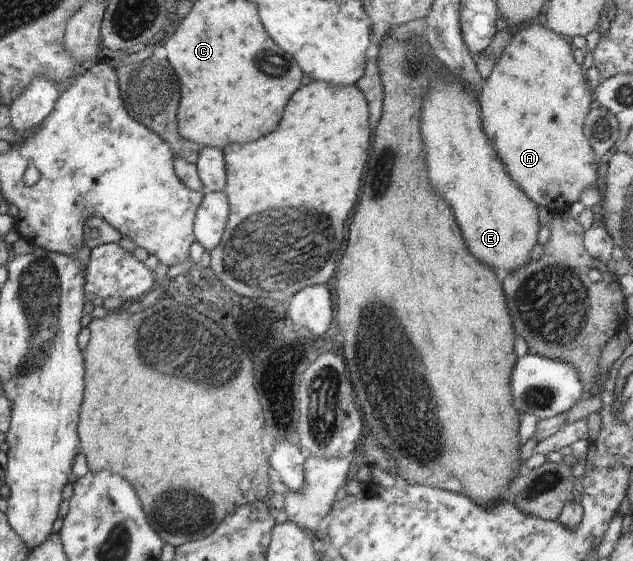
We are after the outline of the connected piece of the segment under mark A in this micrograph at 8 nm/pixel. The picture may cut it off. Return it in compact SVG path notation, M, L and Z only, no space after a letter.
M531 24L526 28L522 28L514 33L510 44L504 48L492 73L488 76L488 79L484 80L483 88L480 90L480 95L478 96L480 115L482 116L482 128L484 128L486 136L492 140L492 146L494 146L494 150L498 152L498 158L500 158L500 162L504 164L504 168L506 168L510 180L516 182L516 186L518 186L537 207L545 206L553 214L562 214L562 212L569 211L572 203L577 202L578 198L580 198L582 190L597 186L598 180L597 168L594 168L594 152L592 152L592 148L590 147L587 137L584 136L583 130L586 116L588 116L588 112L596 104L592 101L592 89L586 81L584 69L576 63L573 51L574 49L567 38L556 34L556 32L553 32L550 28L542 24Z

